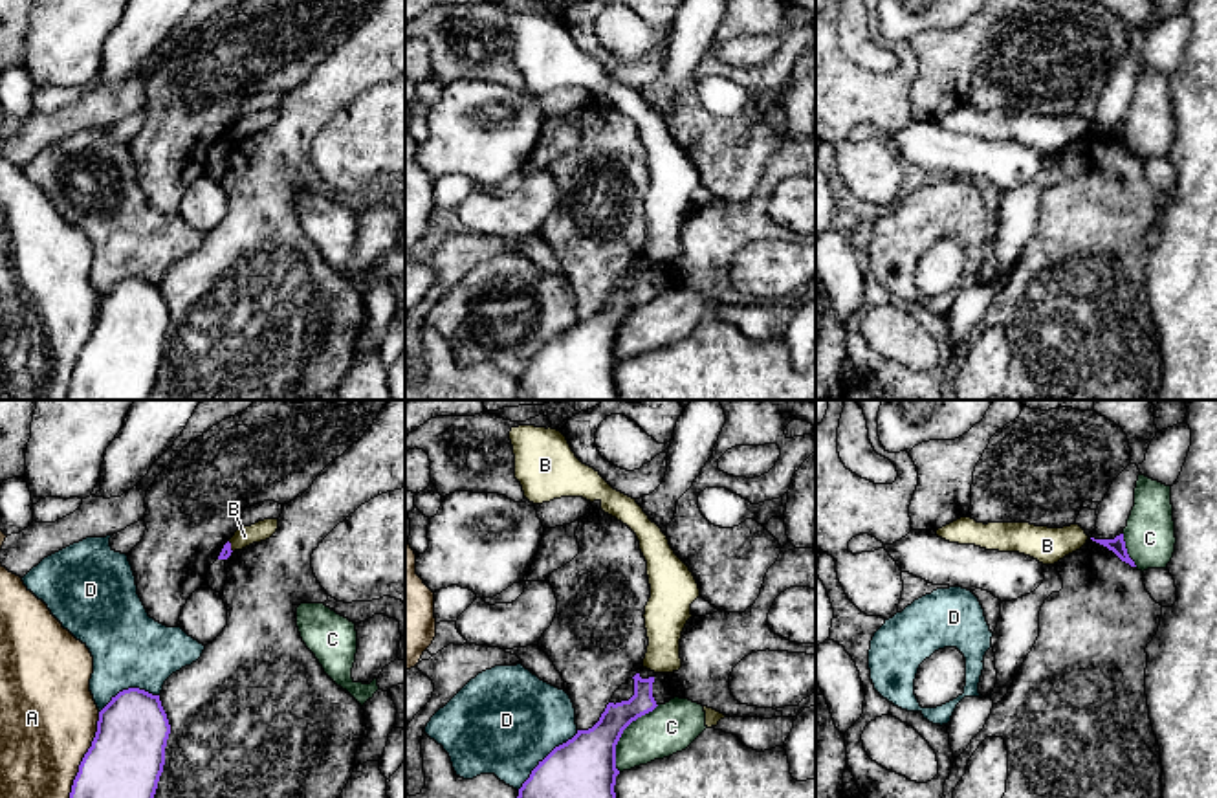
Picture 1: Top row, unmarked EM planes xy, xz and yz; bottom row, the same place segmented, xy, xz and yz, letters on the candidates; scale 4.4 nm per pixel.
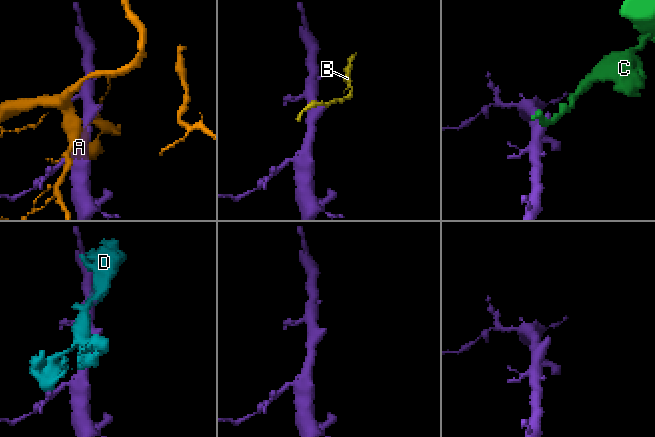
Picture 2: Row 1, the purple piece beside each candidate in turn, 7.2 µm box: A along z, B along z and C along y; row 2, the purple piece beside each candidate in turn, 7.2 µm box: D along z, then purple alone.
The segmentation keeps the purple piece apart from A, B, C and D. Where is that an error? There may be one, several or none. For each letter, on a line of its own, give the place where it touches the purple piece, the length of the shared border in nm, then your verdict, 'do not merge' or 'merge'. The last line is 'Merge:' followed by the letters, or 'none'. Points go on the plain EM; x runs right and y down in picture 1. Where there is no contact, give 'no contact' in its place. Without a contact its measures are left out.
A: meets purple in xy at (81, 351); contact 460 nm long; do not merge
B: meets purple in xy at (230, 136); contact 50 nm long; do not merge
C: meets purple in xz at (622, 321); contact 340 nm long; do not merge
D: meets purple in xz at (545, 347); contact 380 nm long; do not merge
Merge: none

